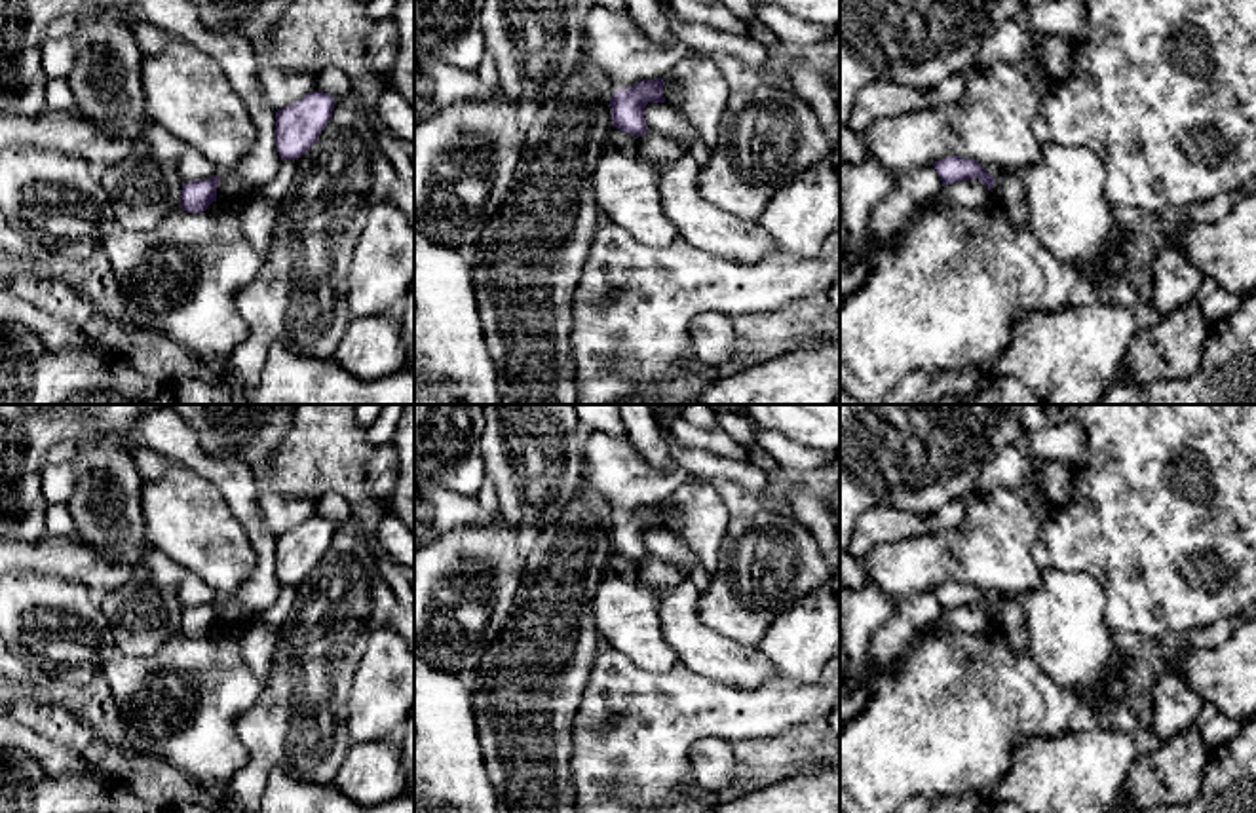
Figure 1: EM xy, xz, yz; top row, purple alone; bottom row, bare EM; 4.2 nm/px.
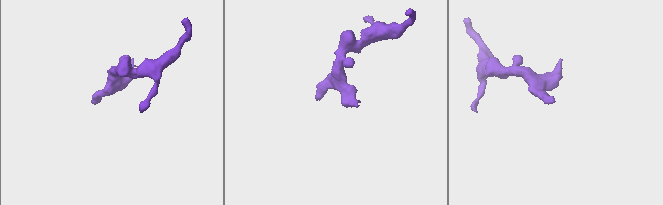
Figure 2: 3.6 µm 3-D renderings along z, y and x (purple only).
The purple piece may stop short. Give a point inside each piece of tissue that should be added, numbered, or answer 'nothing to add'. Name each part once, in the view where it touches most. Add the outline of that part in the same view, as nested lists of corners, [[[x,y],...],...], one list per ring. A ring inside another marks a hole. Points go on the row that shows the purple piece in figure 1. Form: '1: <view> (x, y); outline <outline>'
nothing to add

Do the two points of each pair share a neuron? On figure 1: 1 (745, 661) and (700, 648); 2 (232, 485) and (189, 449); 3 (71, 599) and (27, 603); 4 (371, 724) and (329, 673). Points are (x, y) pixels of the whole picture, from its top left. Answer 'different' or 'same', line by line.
1: same
2: same
3: same
4: different

